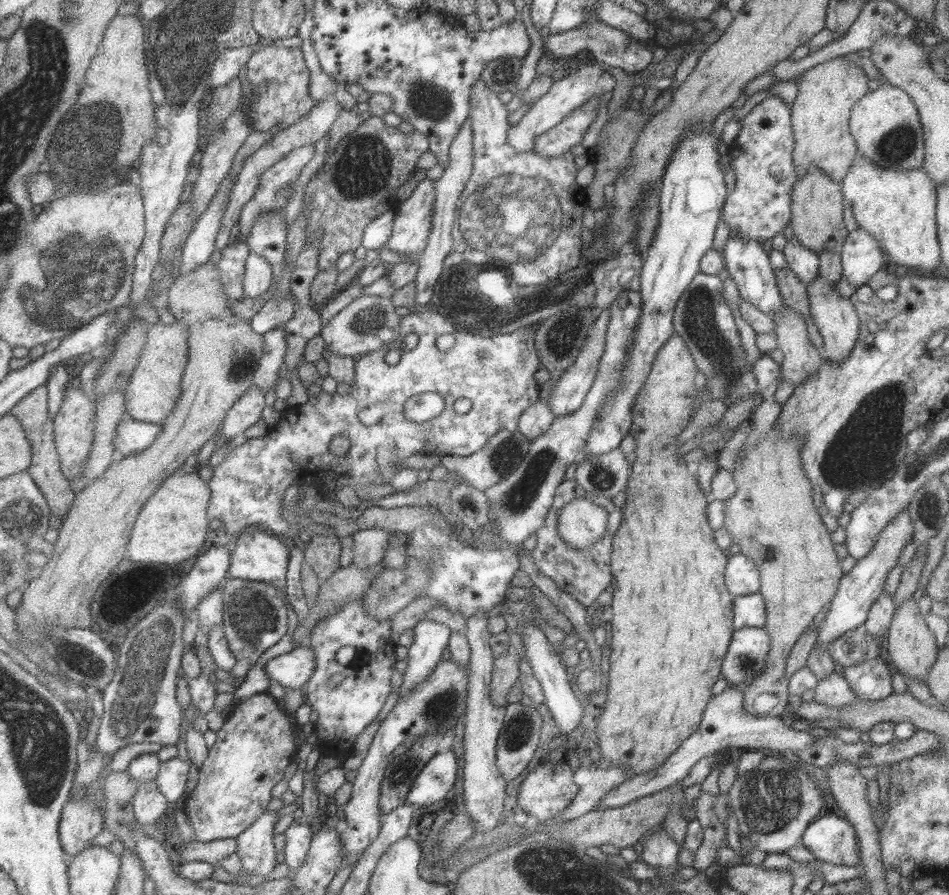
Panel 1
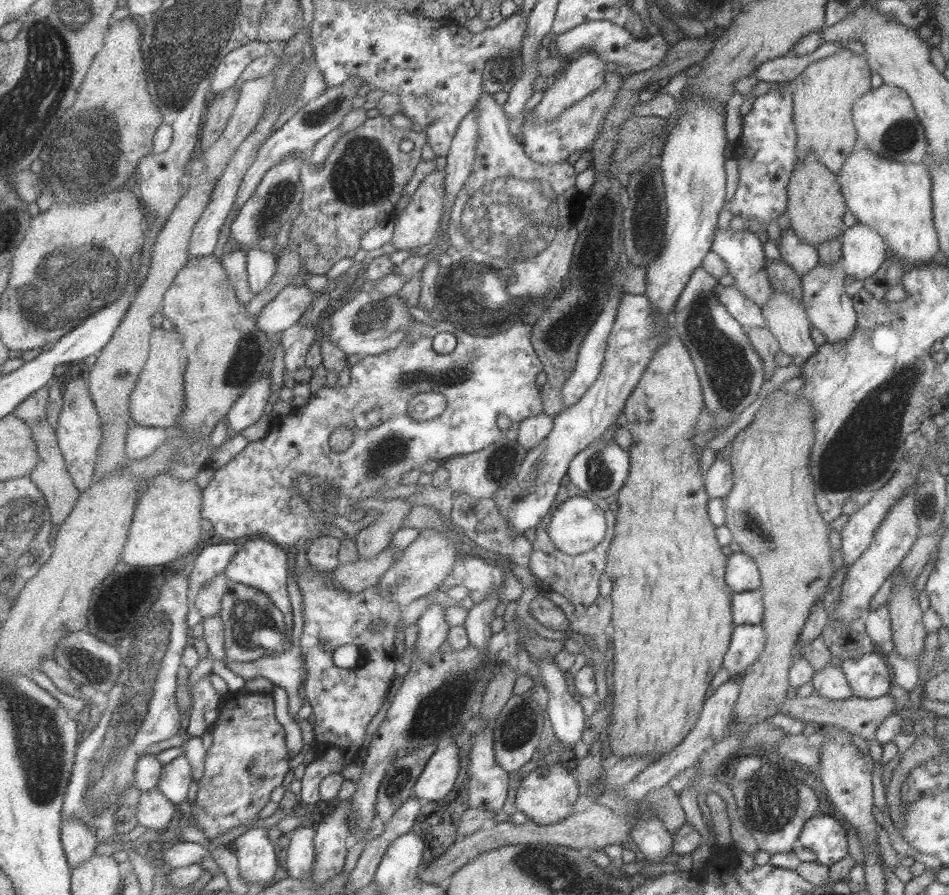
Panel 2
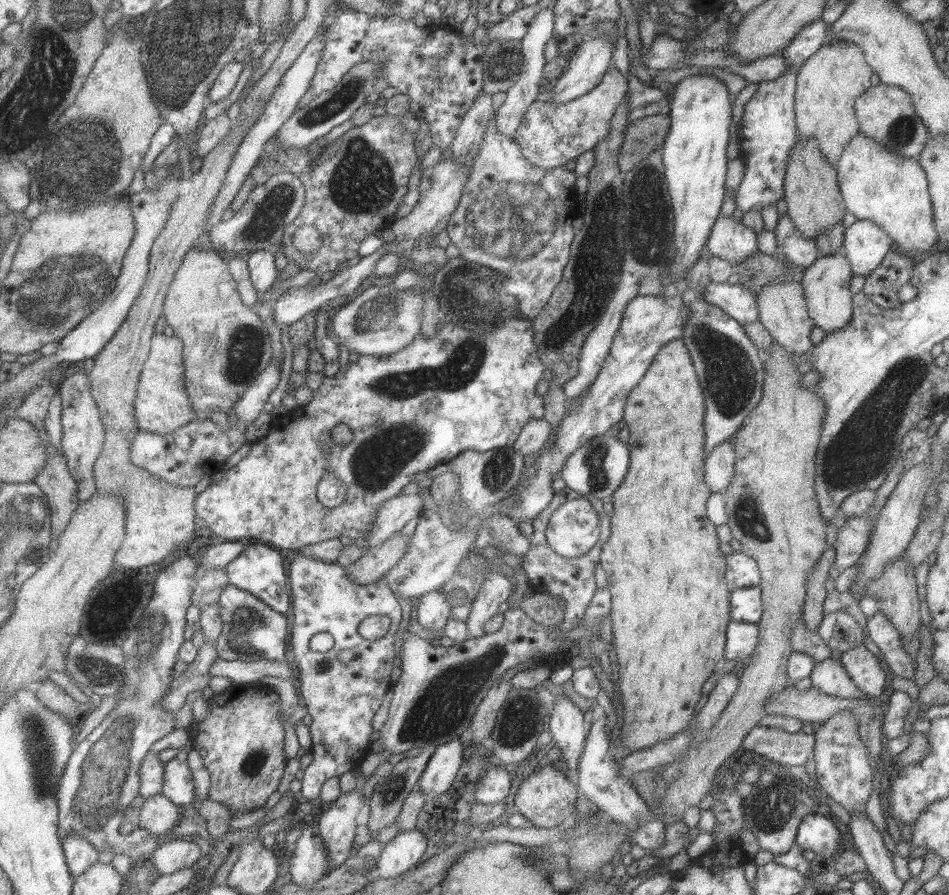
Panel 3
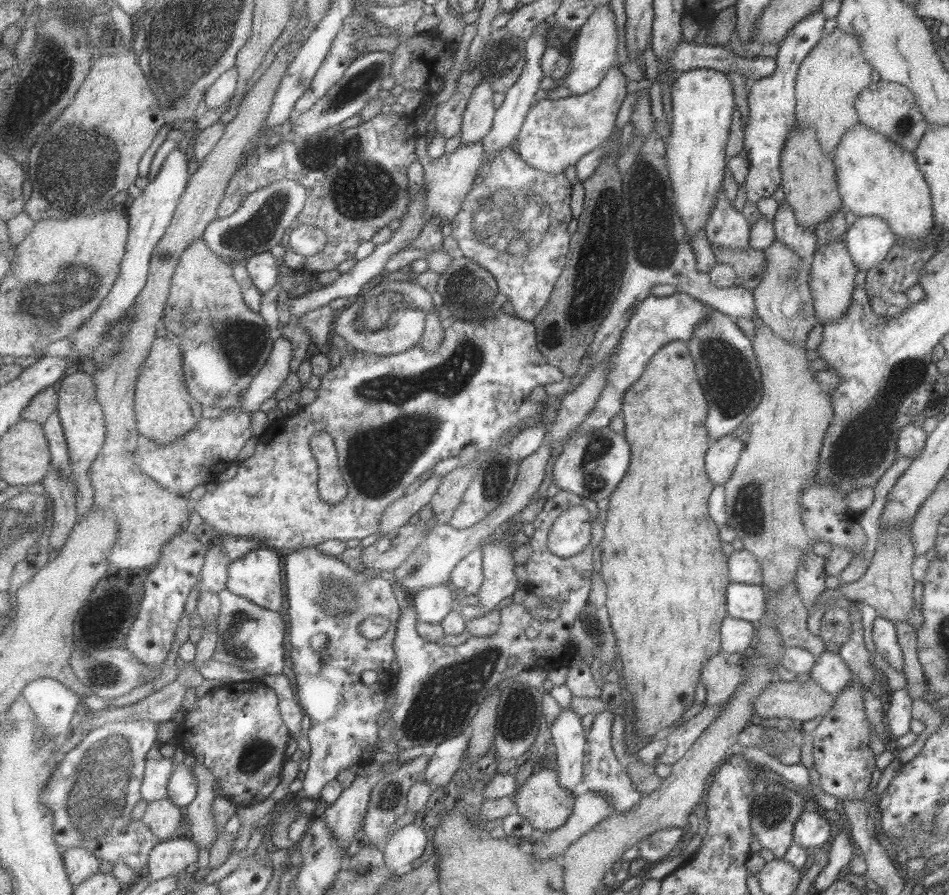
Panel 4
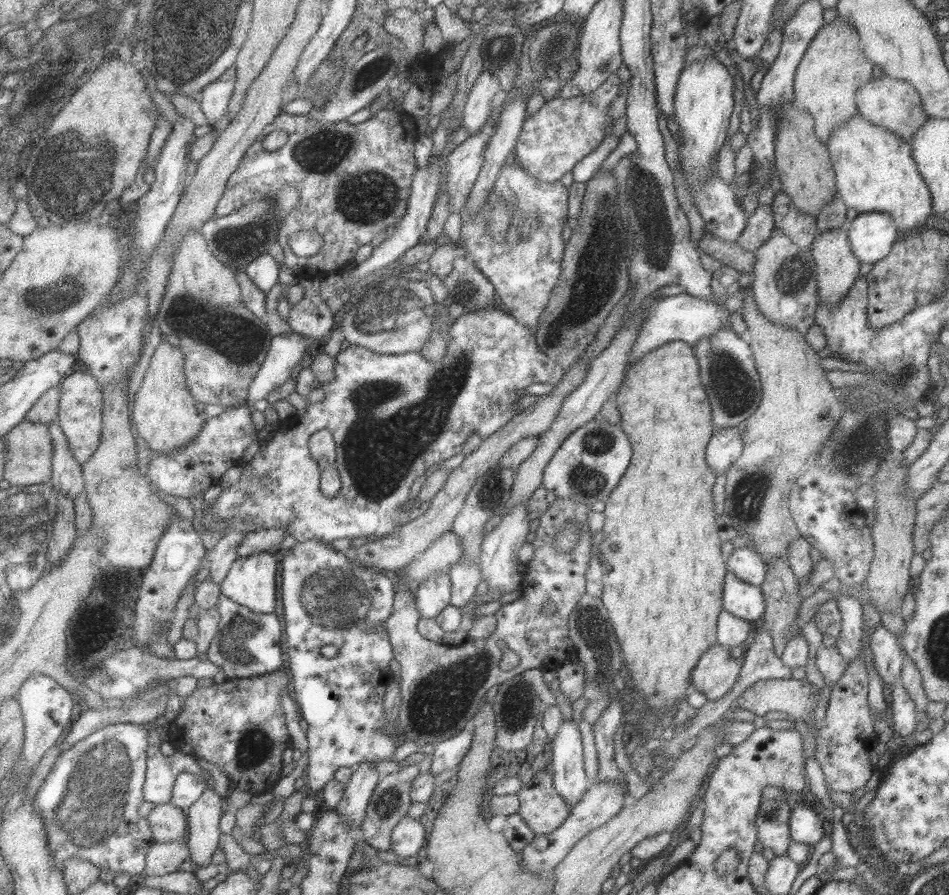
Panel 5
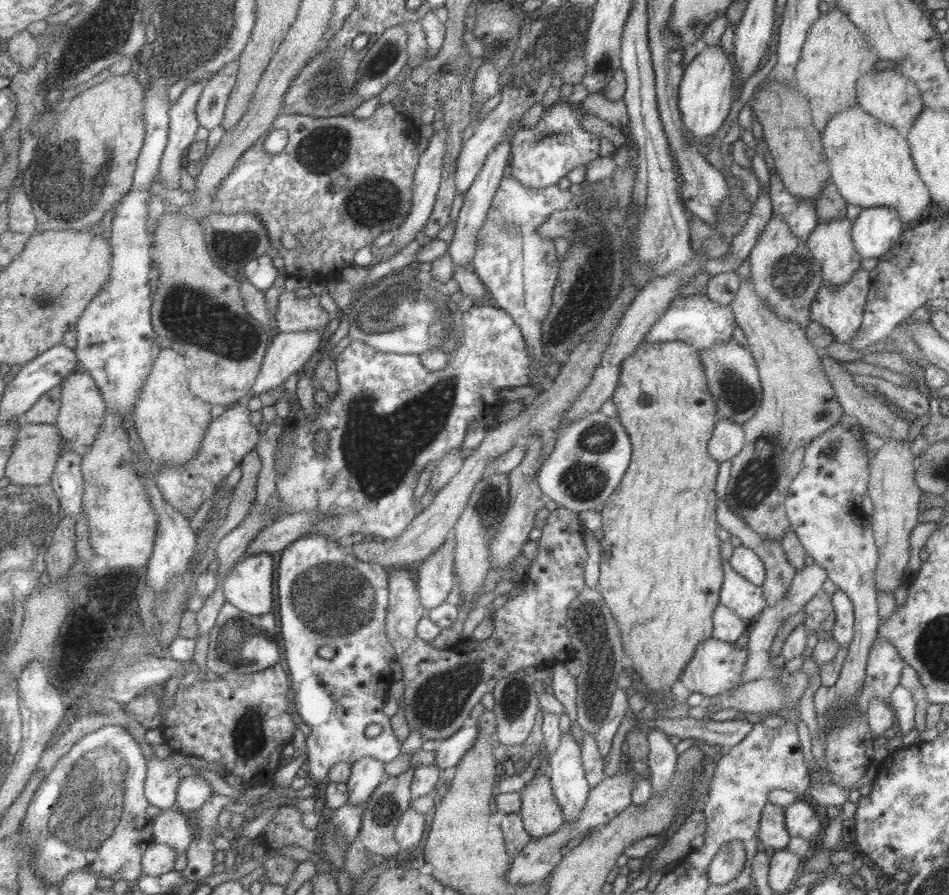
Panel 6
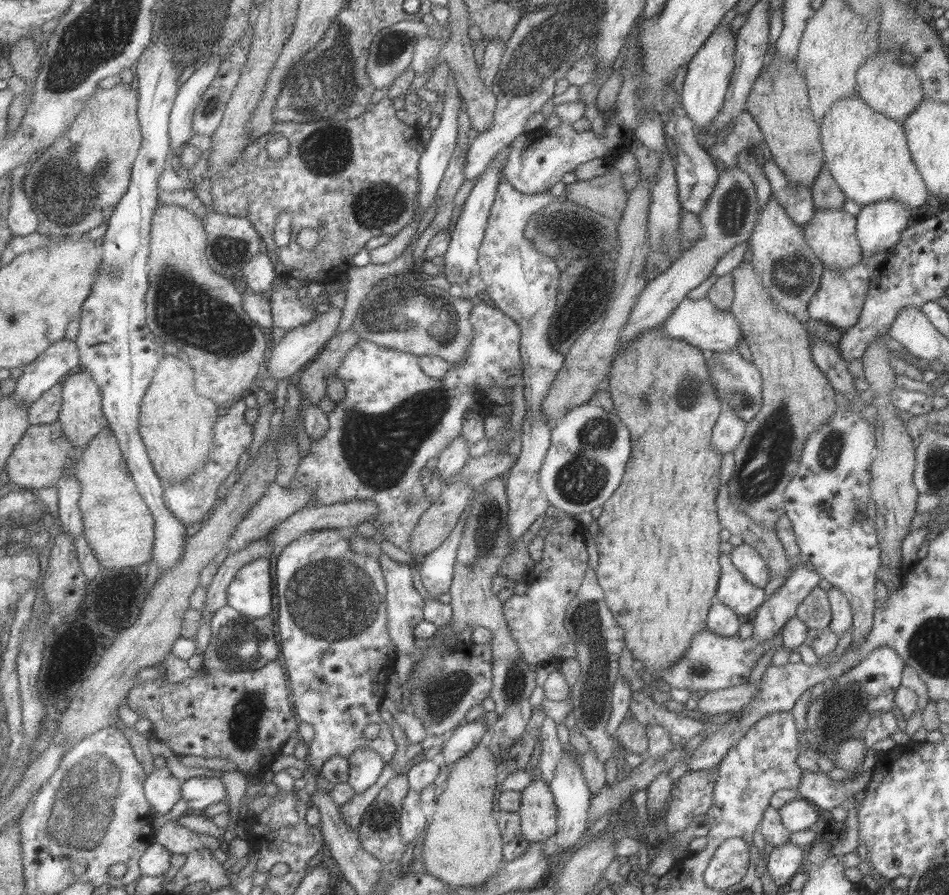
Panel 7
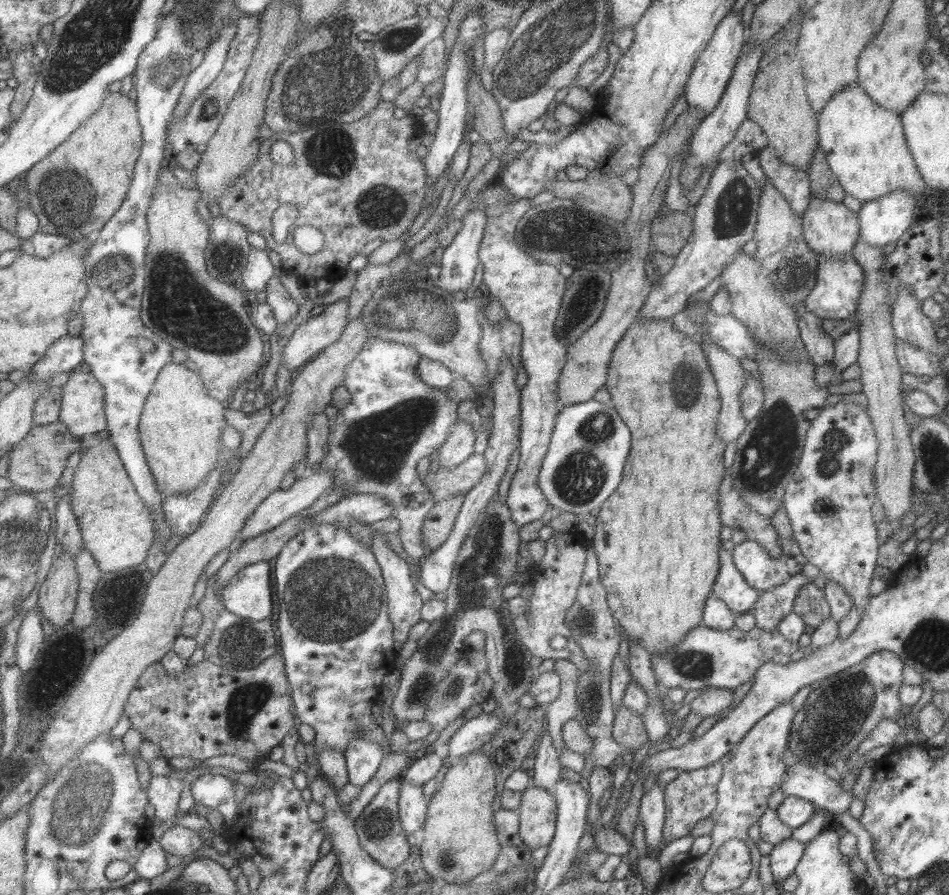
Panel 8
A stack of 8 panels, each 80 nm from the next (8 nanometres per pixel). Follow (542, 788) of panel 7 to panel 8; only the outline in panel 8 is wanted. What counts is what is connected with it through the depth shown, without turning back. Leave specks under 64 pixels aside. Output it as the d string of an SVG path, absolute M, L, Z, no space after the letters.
M528 786L522 791L518 833L530 850L547 846L553 839L557 814L556 800L544 788Z

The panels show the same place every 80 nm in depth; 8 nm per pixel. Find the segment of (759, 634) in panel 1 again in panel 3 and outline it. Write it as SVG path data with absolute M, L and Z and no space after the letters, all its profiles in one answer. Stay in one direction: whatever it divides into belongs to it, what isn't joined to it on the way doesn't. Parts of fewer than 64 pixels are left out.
M731 619L725 627L723 658L732 660L736 670L747 662L757 646L758 623L739 622Z

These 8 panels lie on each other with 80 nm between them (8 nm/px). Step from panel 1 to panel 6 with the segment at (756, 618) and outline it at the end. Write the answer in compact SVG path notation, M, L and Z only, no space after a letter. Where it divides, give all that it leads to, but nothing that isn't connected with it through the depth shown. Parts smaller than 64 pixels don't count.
M722 558L722 583L718 602L747 622L755 620L766 607L762 588L737 574L728 559Z

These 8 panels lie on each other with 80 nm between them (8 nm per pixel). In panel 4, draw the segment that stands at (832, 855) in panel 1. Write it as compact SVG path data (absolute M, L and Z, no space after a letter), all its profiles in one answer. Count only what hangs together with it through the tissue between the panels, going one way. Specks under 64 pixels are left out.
M821 810L818 812L801 811L792 828L792 842L807 848L826 848L831 842L832 832L829 831L827 820L823 819Z

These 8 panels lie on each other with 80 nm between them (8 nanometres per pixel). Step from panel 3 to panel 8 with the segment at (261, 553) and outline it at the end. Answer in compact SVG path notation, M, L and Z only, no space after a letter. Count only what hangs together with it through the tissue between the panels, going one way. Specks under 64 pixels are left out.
M269 561L240 570L224 588L223 602L229 612L261 622L273 616L273 570Z

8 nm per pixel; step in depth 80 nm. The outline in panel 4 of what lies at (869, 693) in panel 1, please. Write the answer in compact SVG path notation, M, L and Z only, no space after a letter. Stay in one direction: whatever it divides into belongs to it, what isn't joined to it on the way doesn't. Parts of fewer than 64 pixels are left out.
M852 601L846 608L850 618L850 633L838 650L838 656L844 660L846 667L864 684L867 689L872 681L872 670L868 662L869 652L865 649L862 640L861 614L857 603Z

